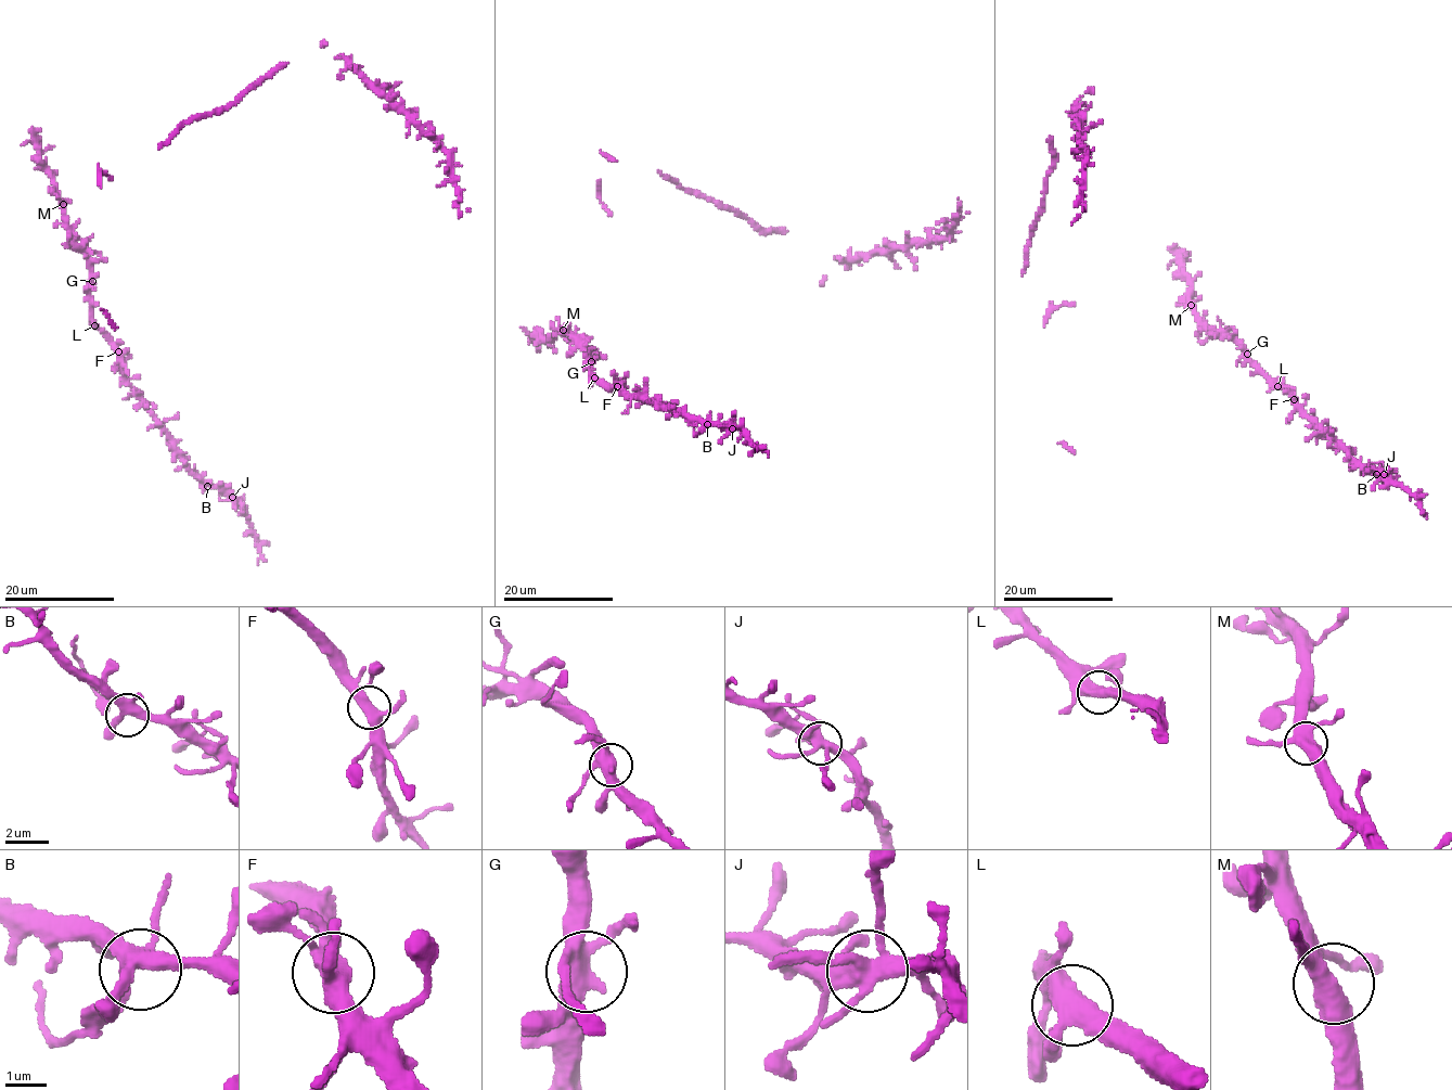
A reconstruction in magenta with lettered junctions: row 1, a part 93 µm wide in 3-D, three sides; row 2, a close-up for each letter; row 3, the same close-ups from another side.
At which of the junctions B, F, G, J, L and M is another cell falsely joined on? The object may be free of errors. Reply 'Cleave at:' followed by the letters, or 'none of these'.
Cleave at: none of these

